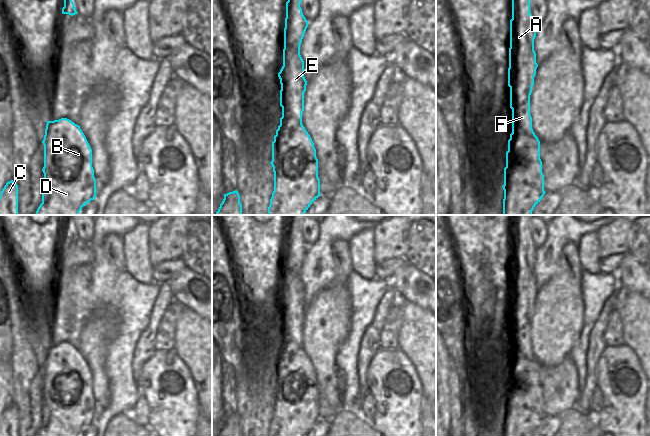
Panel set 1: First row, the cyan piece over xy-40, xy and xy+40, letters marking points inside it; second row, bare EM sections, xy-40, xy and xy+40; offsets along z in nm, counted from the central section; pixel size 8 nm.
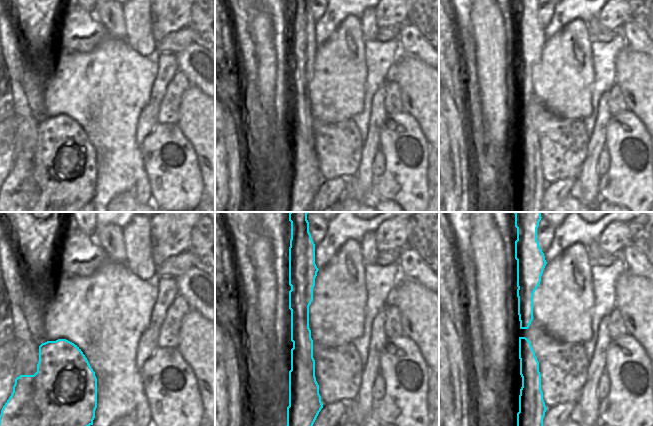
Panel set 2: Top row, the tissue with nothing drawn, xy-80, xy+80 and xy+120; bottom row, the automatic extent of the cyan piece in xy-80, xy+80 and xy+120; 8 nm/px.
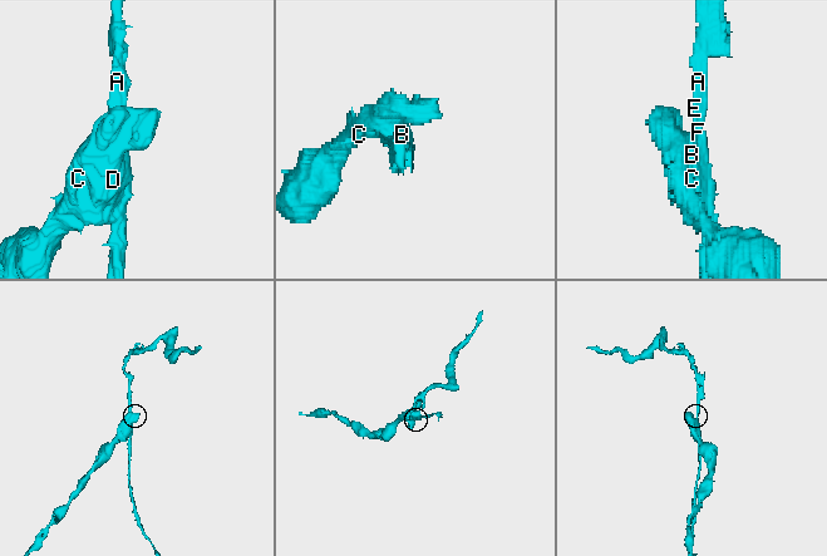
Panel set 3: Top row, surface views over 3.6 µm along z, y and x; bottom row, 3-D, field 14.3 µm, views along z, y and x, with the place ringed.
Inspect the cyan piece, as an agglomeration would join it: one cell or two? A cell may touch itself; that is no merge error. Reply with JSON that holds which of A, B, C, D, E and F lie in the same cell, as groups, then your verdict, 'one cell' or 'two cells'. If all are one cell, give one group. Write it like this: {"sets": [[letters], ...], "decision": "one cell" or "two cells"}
{"sets": [["A", "E", "F"], ["B", "C", "D"]], "decision": "two cells"}

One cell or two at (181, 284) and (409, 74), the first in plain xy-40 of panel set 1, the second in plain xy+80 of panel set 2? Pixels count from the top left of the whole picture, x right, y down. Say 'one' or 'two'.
two

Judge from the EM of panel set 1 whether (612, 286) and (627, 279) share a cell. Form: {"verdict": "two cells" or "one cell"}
{"verdict": "two cells"}

